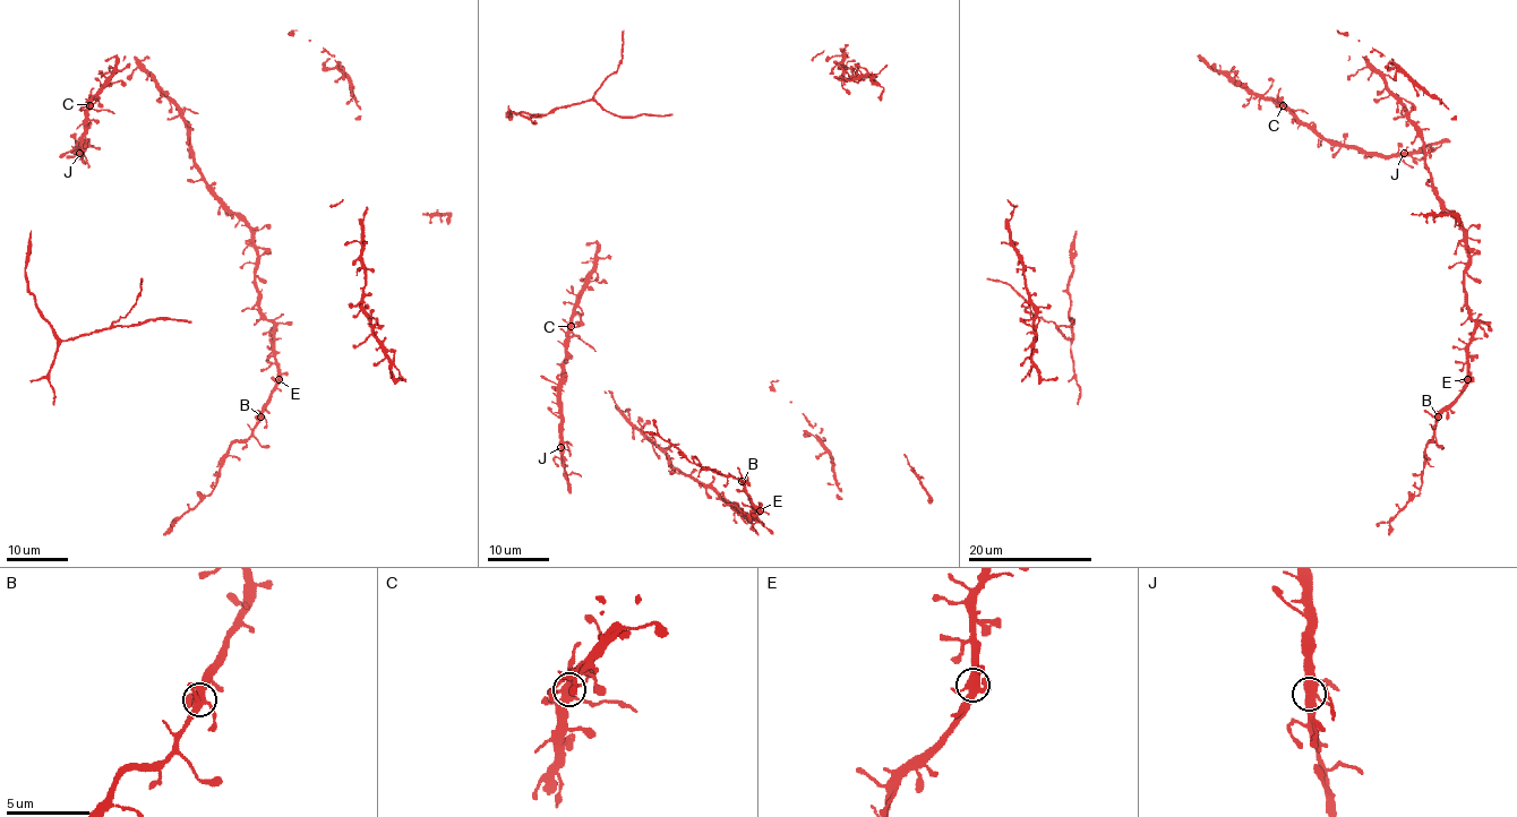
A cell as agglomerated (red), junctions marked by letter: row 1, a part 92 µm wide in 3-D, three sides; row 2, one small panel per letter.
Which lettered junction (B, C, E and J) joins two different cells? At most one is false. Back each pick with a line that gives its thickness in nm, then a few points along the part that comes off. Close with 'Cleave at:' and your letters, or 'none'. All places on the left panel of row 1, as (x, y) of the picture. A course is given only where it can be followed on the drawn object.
Cleave at: none

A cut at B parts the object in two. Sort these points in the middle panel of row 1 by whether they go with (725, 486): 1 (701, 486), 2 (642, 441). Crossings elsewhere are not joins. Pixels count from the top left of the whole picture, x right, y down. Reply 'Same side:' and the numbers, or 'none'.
Same side: none

